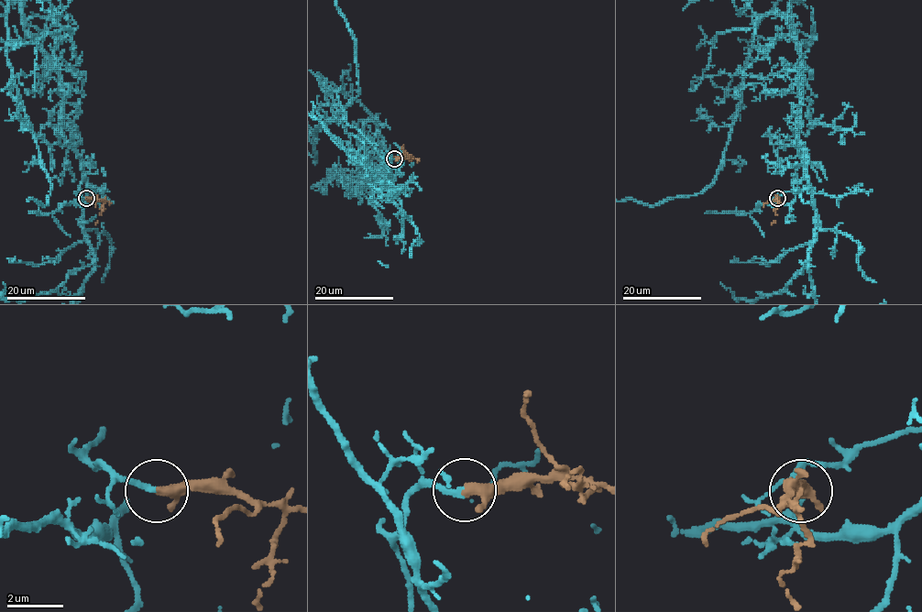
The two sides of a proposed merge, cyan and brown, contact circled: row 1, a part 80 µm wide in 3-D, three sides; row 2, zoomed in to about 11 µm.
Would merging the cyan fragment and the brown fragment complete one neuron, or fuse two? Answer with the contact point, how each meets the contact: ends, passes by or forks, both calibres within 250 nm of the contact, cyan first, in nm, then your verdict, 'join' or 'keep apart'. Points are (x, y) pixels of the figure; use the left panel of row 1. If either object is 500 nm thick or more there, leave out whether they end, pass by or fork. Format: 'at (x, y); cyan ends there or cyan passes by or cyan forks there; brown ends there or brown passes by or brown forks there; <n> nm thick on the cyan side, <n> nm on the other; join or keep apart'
at (86, 198); cyan ends there; brown passes by; 240 nm thick on the cyan side, 300 nm on the other; join

